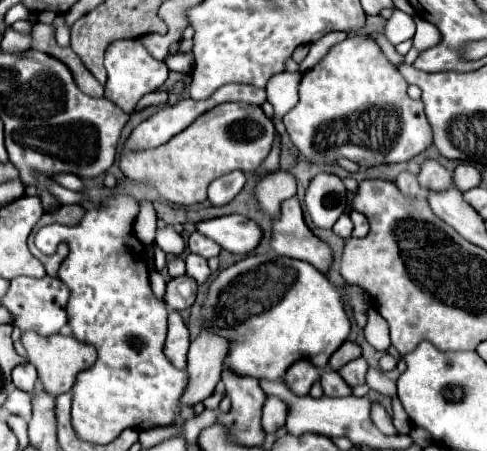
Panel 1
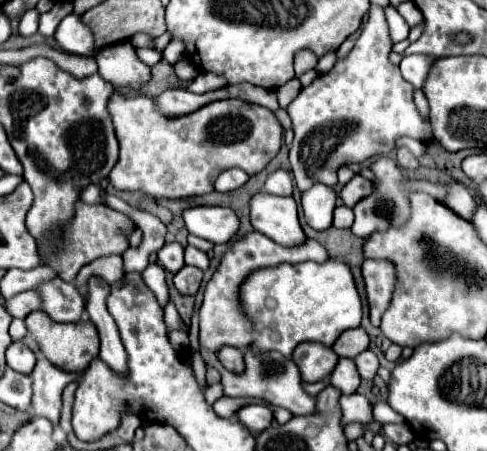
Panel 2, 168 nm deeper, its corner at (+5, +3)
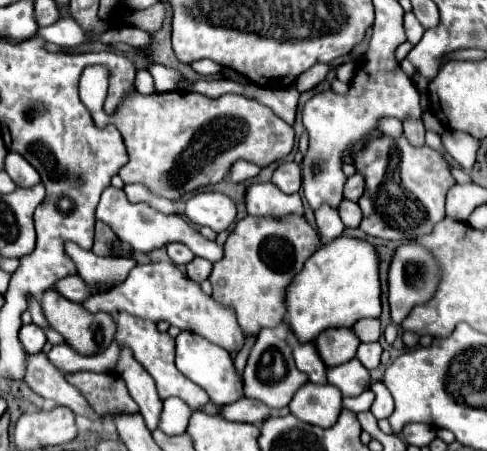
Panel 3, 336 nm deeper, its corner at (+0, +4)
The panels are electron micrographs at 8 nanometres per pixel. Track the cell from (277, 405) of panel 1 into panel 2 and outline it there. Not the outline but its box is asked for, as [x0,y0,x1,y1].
[236,404,274,434]

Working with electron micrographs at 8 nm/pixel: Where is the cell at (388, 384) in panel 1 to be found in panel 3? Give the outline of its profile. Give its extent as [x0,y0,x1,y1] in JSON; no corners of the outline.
[357,343,381,369]

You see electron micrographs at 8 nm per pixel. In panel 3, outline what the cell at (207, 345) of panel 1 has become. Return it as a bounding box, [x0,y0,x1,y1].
[211,215,321,337]

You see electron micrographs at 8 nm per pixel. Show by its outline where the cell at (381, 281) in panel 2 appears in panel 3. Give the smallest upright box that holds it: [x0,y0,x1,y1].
[387,243,439,325]

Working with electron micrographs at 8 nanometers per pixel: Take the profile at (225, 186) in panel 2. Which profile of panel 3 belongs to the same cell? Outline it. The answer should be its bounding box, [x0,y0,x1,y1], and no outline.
[229,161,261,183]

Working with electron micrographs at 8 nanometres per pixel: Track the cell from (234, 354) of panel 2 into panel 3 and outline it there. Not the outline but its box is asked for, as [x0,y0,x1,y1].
[81,263,245,355]

